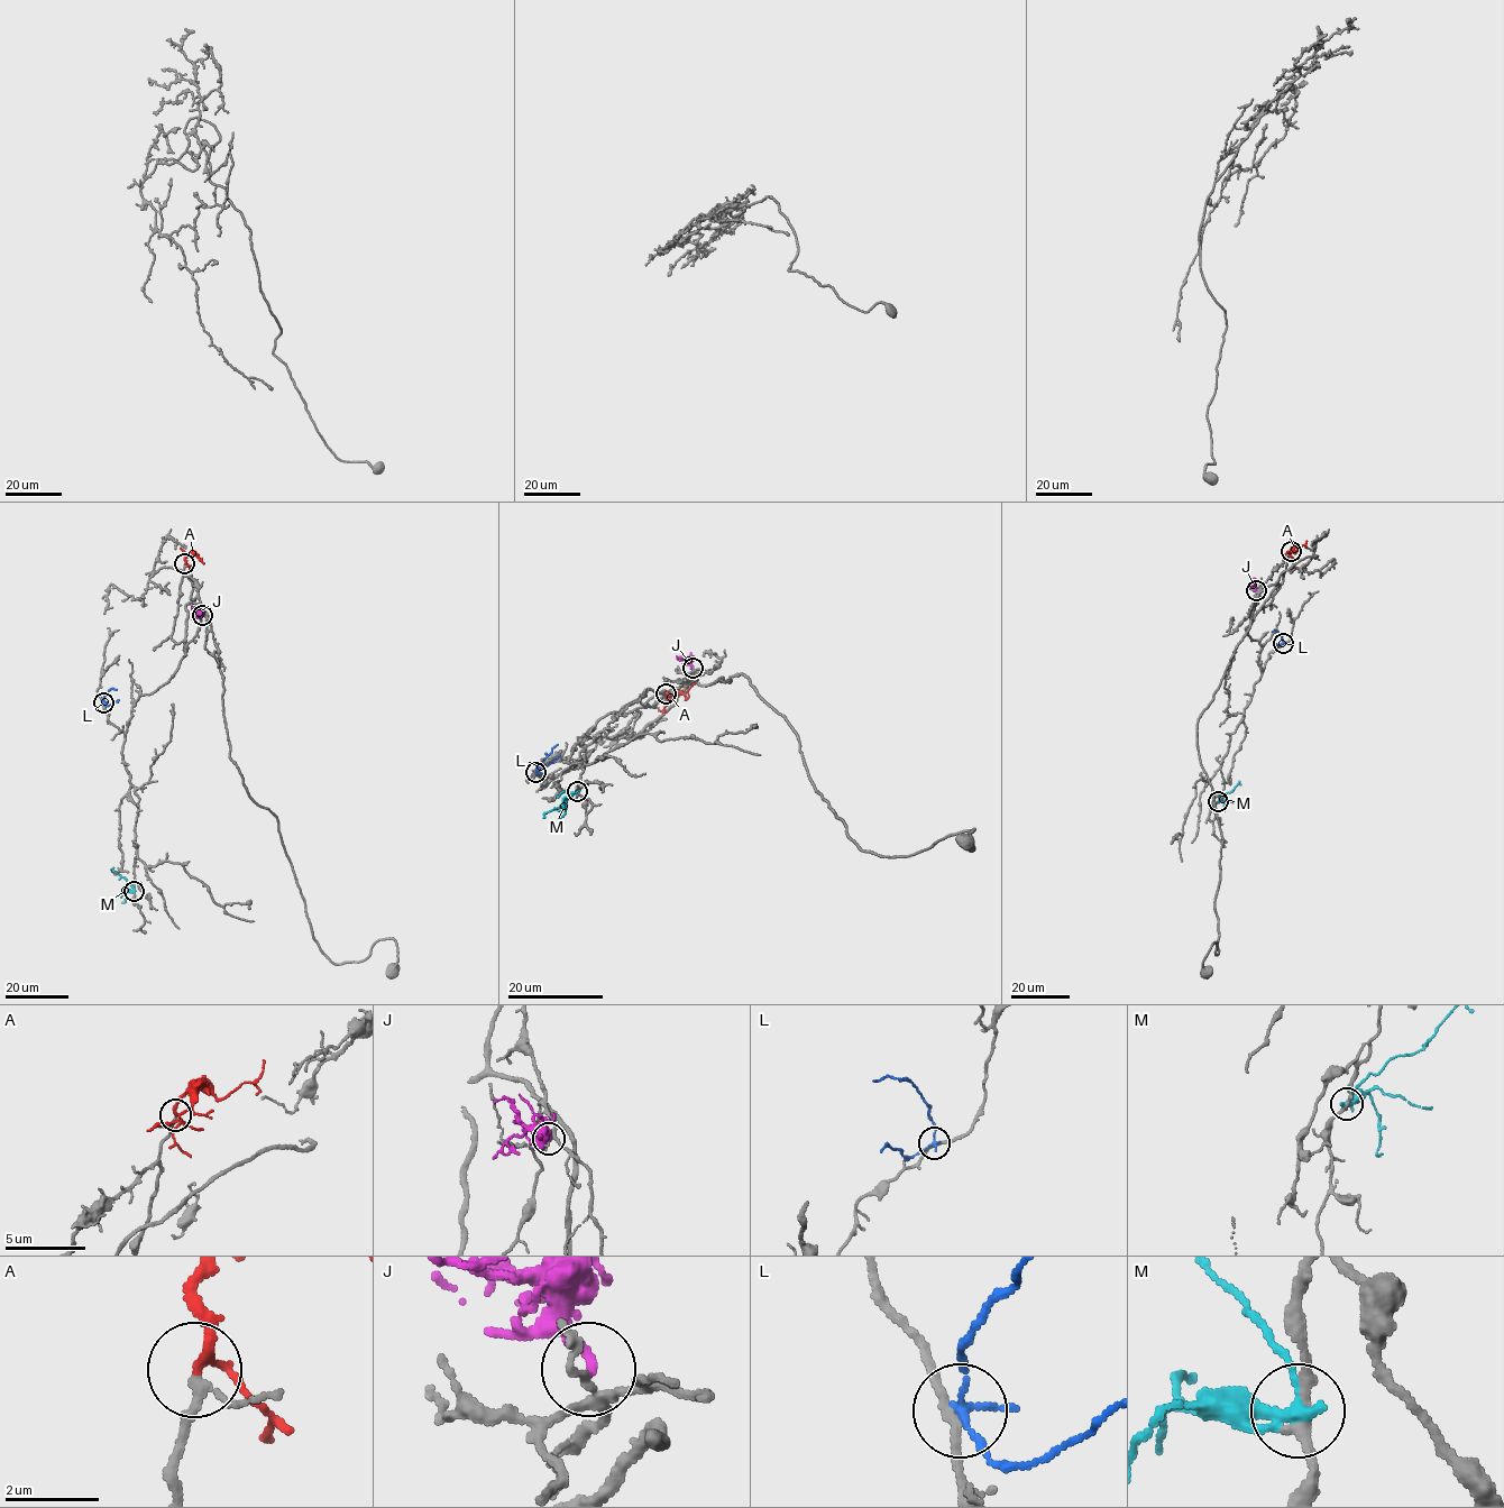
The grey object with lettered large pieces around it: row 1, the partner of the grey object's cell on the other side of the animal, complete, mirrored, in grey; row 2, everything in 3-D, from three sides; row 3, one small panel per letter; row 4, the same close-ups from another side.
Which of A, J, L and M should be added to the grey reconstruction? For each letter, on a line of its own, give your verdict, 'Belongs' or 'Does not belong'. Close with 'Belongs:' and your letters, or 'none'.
A: Belongs
J: Does not belong
L: Does not belong
M: Does not belong
Belongs: A

